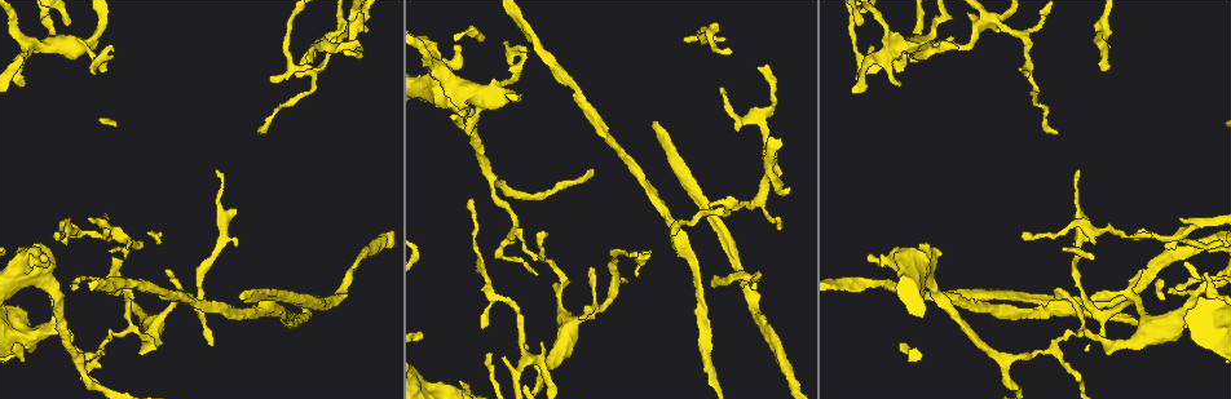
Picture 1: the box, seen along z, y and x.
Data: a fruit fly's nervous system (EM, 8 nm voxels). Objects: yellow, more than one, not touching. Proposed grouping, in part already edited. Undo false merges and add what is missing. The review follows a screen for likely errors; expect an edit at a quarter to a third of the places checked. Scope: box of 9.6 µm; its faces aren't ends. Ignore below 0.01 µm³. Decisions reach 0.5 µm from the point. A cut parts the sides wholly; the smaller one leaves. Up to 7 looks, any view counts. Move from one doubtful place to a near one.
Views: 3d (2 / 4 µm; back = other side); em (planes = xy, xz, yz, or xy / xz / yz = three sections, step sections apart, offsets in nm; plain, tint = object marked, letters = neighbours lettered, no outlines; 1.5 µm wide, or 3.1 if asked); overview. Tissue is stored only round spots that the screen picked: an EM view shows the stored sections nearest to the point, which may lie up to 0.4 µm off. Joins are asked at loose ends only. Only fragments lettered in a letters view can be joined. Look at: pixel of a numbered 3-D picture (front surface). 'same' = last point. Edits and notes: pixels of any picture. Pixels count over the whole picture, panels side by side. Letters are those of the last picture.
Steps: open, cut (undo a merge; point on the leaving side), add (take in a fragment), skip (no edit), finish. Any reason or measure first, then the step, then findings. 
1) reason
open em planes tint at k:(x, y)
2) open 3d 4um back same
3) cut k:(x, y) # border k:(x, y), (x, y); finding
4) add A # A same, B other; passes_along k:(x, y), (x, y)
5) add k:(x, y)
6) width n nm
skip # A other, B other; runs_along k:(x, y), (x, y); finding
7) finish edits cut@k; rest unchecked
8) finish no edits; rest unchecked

branch stops here
open 3d 2um at 1:(270, 78)

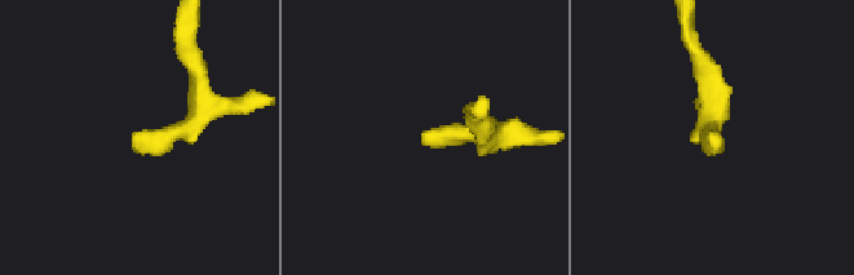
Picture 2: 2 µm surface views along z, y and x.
open em planes tint at 2:(132, 141)

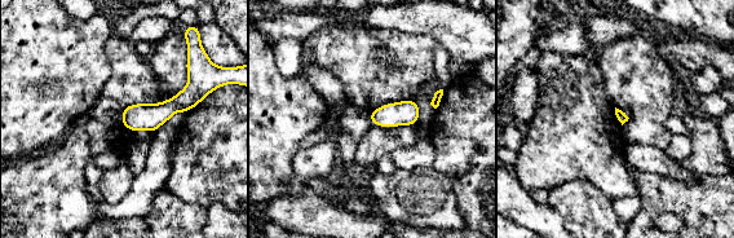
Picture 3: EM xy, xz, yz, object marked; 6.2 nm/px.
see the neighbours
open em planes letters same

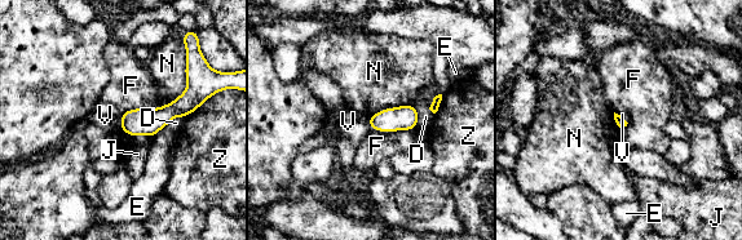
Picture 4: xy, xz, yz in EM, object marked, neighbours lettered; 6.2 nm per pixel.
skip # D other, E other, F other, J other, N other, V other, Z other; runs_along 4:(198, 101), (150, 121), (123, 125); none of them fits

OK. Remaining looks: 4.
tapers out
open em planes letters at 1:(526, 50)

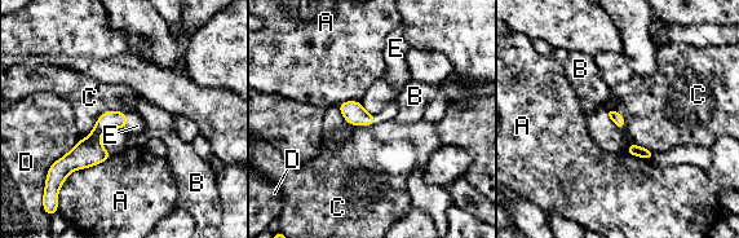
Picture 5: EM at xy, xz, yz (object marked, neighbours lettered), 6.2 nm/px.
width 80 nm
add E # A other, B other, C other, D other, E same; it goes on there

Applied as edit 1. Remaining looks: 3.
free end
open 3d 2um back at 1:(467, 133)

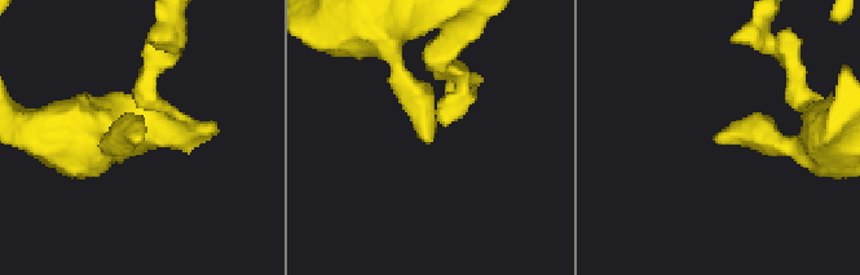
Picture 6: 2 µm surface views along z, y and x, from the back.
open em 3.1um yz step 8 tint at 6:(715, 141)

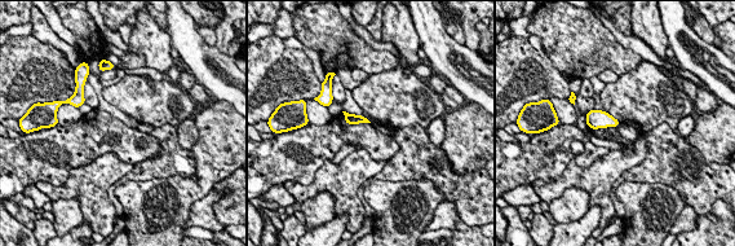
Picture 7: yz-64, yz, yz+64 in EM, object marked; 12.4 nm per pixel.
another direction
open em 3.1um xz step 8 letters same

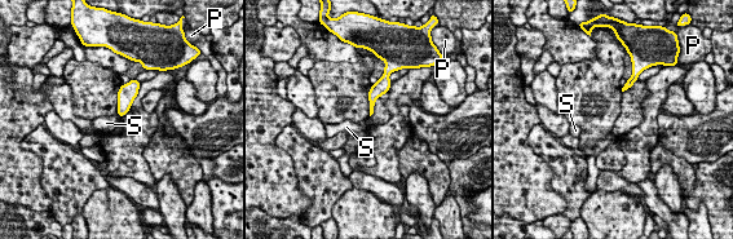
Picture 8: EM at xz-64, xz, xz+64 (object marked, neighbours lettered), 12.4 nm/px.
longest_contact P 420 nm
skip # P other, S other; none of them fits

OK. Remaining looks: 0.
finish edits add@5; rest unchecked

